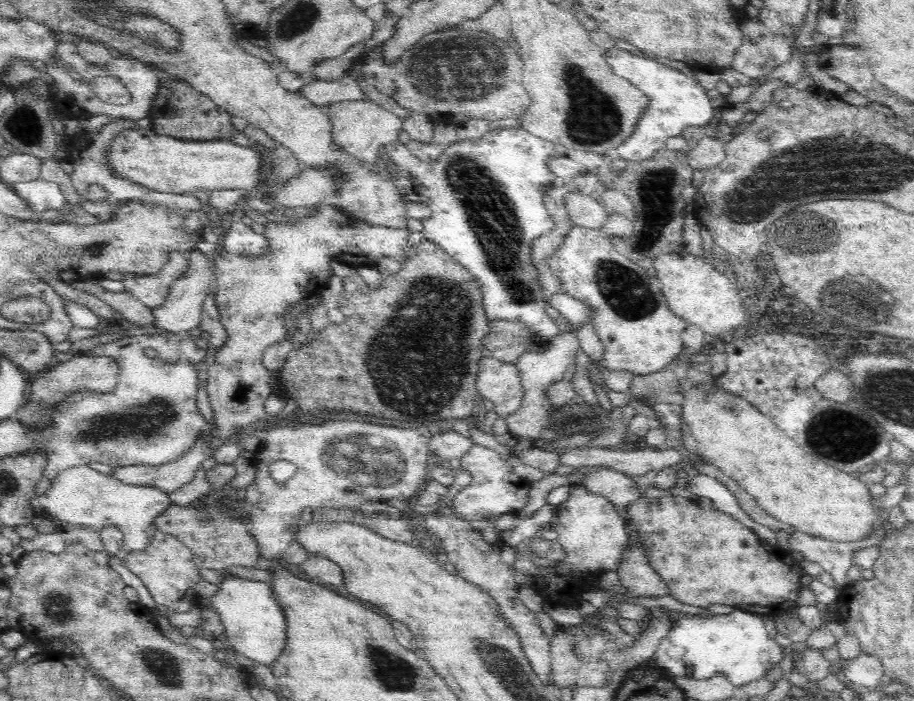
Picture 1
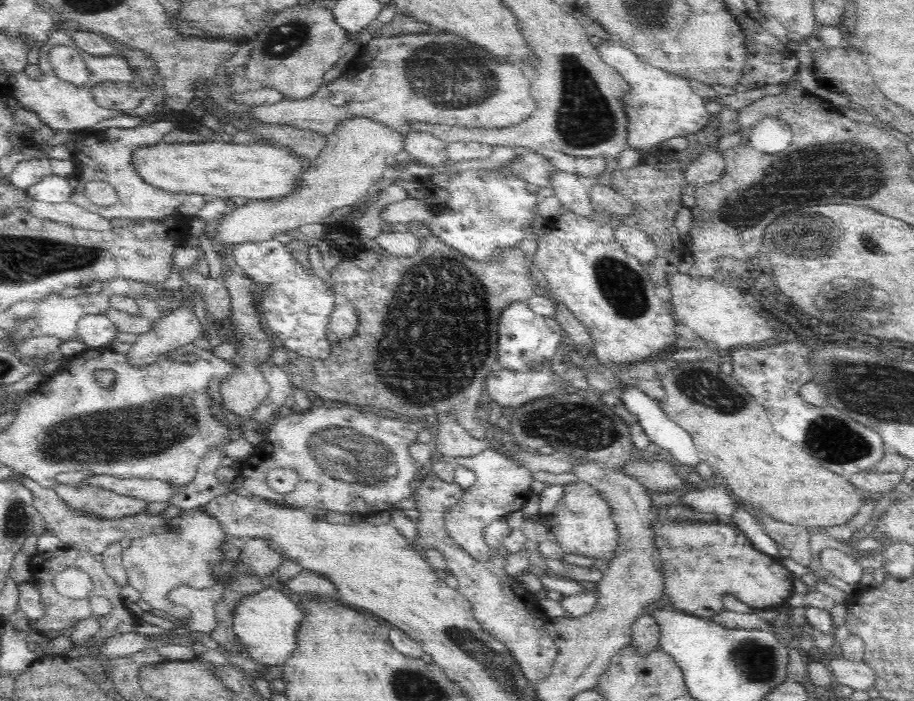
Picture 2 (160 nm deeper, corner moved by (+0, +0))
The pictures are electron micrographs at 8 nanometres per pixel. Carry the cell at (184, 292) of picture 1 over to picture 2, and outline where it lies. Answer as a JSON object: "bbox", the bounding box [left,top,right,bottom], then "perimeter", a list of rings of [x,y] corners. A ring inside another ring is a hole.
{"bbox":[128,307,202,367],"perimeter":[[[180,307],[154,320],[149,334],[138,336],[138,341],[128,352],[128,365],[148,367],[154,365],[161,355],[172,353],[191,344],[202,332],[200,321],[188,307]]]}

